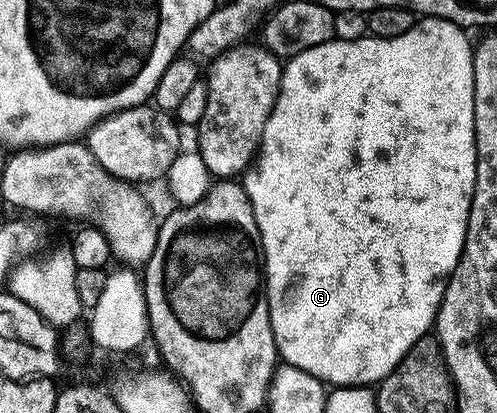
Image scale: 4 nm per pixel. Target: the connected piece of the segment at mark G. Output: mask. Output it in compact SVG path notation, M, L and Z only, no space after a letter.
M431 17L421 18L402 37L390 37L389 39L377 39L375 37L363 37L358 39L331 39L328 43L314 45L314 49L299 51L291 56L283 64L280 73L280 92L272 106L270 117L266 121L266 129L260 138L260 149L252 164L242 179L242 186L248 194L250 205L254 209L254 221L258 221L260 230L260 246L262 248L262 262L266 276L266 287L288 287L288 289L266 289L268 292L268 312L270 313L270 325L276 338L276 349L279 358L289 367L297 367L314 378L319 379L325 385L338 387L358 387L361 385L376 385L384 379L406 357L408 350L415 343L419 343L422 336L433 330L436 322L436 314L440 308L440 302L444 296L444 284L452 270L458 265L460 254L464 248L464 238L468 228L468 214L472 204L472 194L476 184L476 130L474 129L474 73L472 72L473 44L468 44L469 32L465 28L452 24L450 20Z

